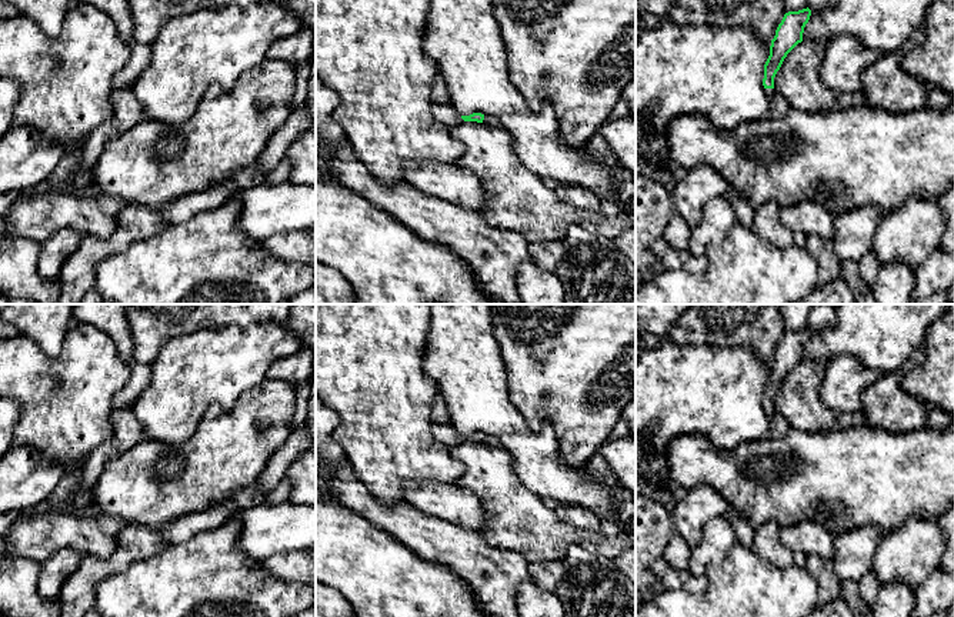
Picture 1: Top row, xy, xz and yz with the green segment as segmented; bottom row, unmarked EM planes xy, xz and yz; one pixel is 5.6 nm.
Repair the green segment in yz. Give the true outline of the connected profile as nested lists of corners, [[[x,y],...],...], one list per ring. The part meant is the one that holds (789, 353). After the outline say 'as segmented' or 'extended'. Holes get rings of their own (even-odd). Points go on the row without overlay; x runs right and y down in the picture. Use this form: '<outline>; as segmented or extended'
[[[808,327],[798,331],[788,331],[775,350],[775,356],[770,366],[770,376],[764,384],[763,398],[768,421],[771,421],[777,413],[774,408],[774,397],[787,374],[803,361],[804,347],[808,343],[810,336],[811,330]]]; extended

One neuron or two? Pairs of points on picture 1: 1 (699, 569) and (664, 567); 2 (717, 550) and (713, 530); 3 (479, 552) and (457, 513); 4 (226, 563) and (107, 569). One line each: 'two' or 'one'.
1: two
2: one
3: two
4: two

